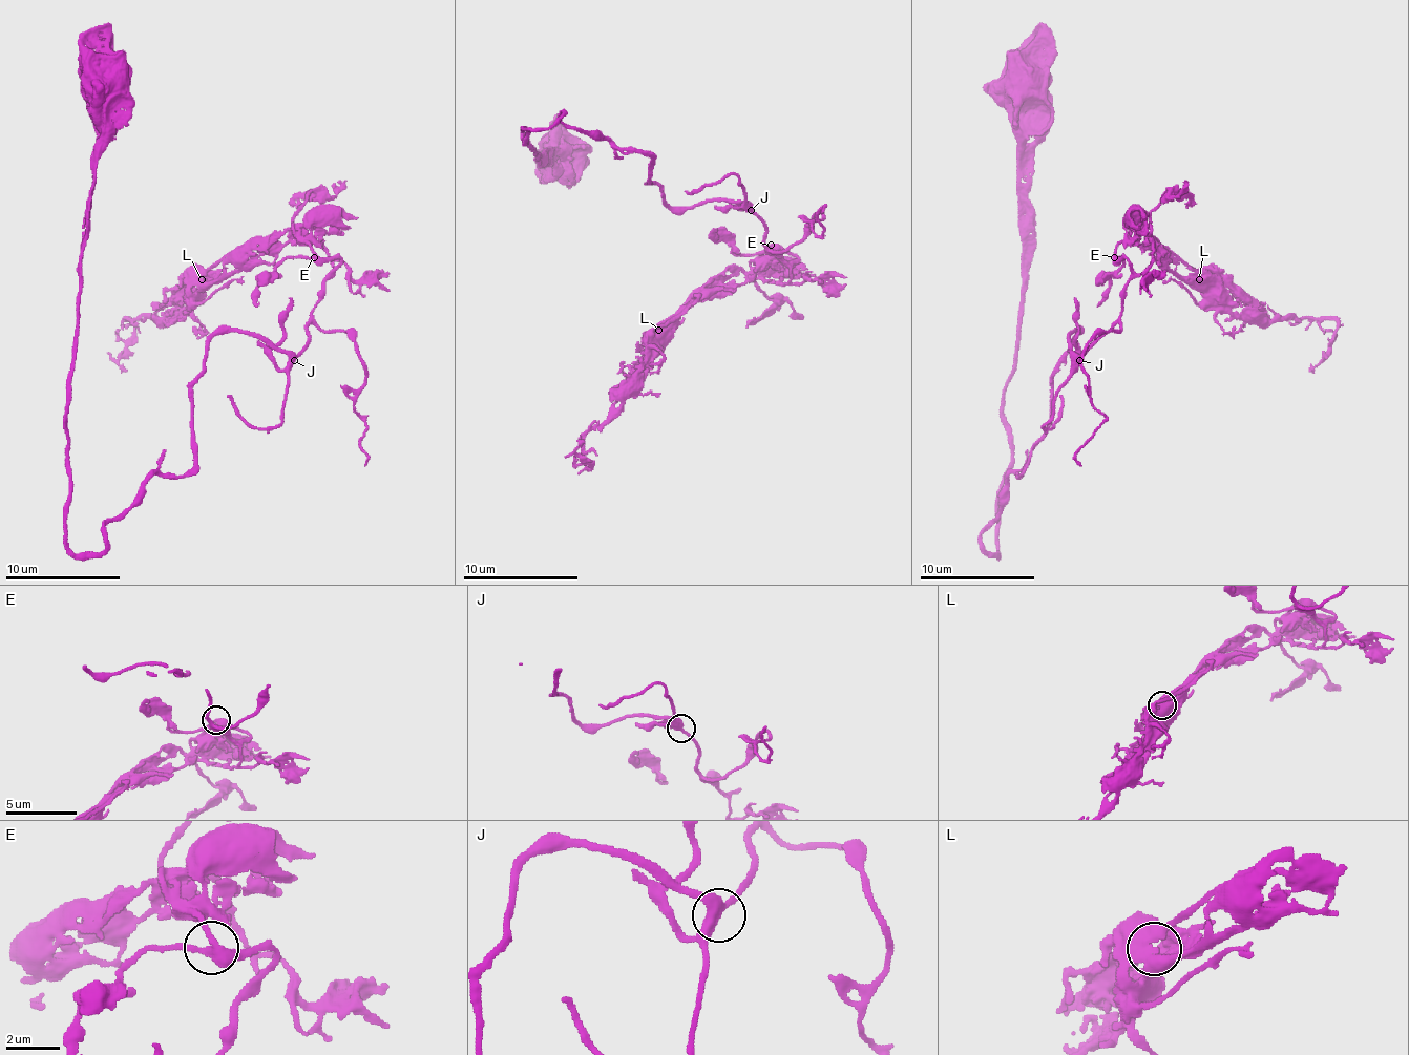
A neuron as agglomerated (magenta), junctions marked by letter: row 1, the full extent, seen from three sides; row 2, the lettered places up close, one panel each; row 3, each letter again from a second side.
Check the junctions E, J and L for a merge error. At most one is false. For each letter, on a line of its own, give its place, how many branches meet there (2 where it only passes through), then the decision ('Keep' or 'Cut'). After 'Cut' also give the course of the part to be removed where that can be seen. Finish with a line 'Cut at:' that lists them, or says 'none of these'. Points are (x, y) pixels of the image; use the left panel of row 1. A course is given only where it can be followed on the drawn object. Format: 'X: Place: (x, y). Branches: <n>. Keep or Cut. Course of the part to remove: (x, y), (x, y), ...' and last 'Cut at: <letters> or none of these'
E: Place: (314, 257). Branches: 3. Keep
J: Place: (294, 360). Branches: 3. Keep
L: Place: (202, 279). Branches: 3. Keep
Cut at: none of these

